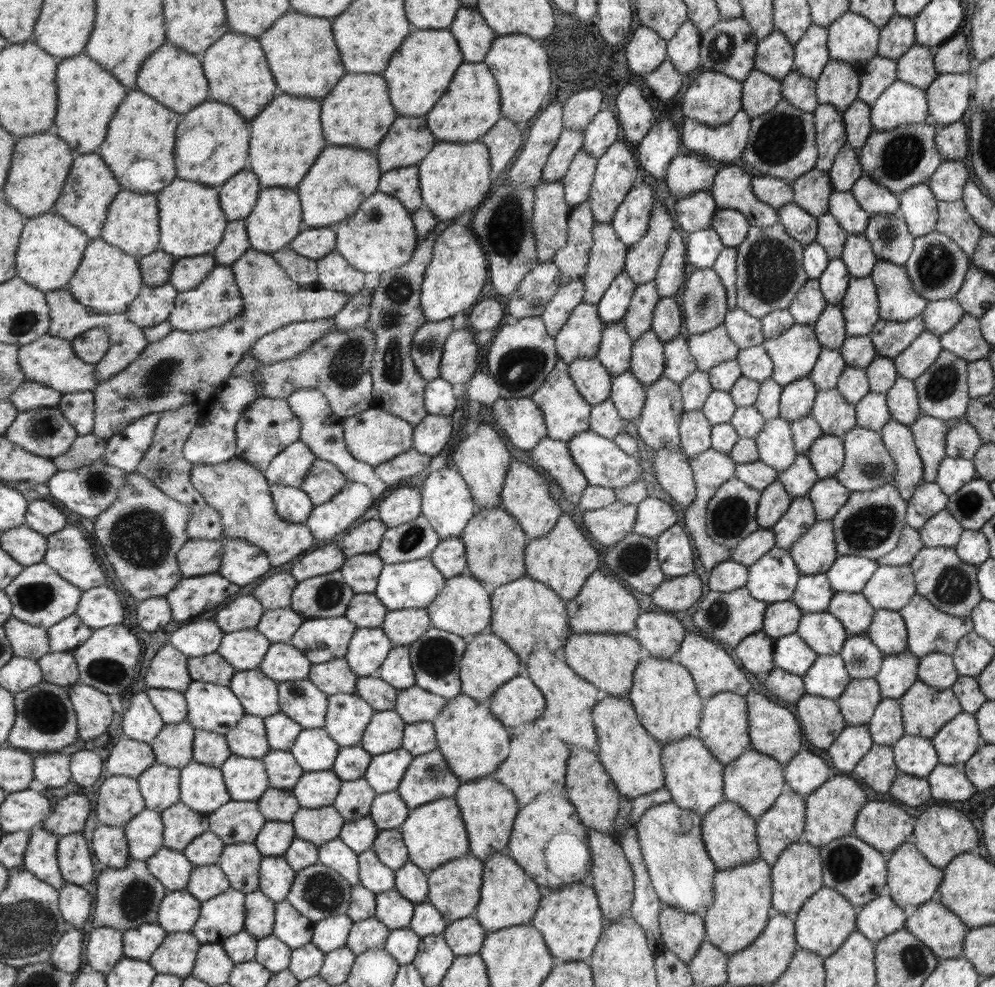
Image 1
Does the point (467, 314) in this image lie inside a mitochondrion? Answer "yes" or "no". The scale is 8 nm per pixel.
no

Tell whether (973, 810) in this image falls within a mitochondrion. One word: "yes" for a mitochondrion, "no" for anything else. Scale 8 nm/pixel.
no

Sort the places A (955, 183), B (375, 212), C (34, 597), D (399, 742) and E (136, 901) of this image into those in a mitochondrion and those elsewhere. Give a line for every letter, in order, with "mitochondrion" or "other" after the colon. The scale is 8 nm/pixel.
A: other
B: mitochondrion
C: mitochondrion
D: other
E: mitochondrion

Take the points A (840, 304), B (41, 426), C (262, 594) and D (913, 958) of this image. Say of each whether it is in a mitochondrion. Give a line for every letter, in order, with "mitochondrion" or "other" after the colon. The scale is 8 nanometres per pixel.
A: other
B: mitochondrion
C: other
D: mitochondrion

